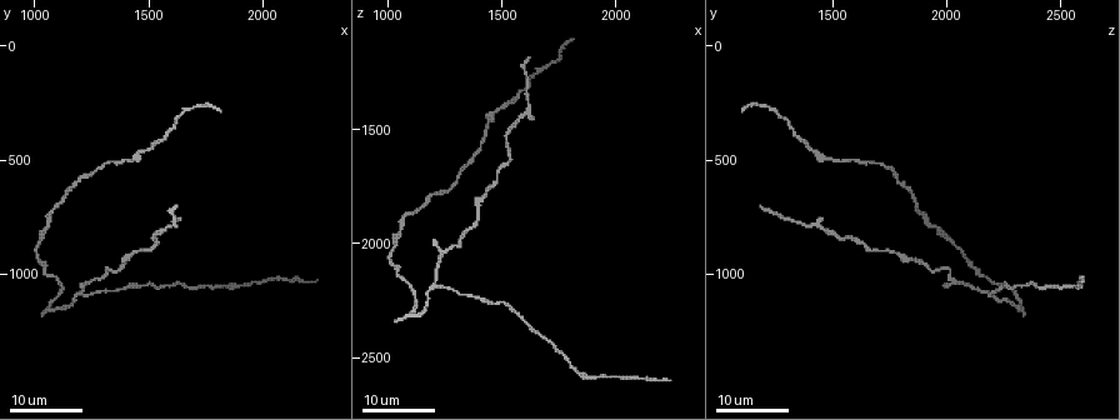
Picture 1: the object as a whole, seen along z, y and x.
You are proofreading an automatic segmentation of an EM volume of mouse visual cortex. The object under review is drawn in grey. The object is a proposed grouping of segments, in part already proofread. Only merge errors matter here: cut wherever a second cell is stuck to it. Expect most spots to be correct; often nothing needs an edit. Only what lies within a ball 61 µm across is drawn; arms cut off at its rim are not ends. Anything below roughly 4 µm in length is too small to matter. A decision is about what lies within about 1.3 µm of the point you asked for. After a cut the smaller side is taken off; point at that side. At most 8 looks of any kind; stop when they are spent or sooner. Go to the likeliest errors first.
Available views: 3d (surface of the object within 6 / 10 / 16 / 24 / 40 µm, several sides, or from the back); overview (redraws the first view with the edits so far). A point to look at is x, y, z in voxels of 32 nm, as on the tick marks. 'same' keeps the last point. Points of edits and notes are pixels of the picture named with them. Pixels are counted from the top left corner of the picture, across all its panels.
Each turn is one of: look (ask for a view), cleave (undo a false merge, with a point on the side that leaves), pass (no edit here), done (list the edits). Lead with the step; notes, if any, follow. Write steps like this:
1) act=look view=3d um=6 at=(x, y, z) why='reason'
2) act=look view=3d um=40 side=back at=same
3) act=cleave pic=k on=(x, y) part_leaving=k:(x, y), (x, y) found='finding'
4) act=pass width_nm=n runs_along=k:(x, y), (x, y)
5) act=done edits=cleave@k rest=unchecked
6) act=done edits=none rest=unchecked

act=look view=3d um=24 at=(1310, 990, 2000) why='sharp bend'

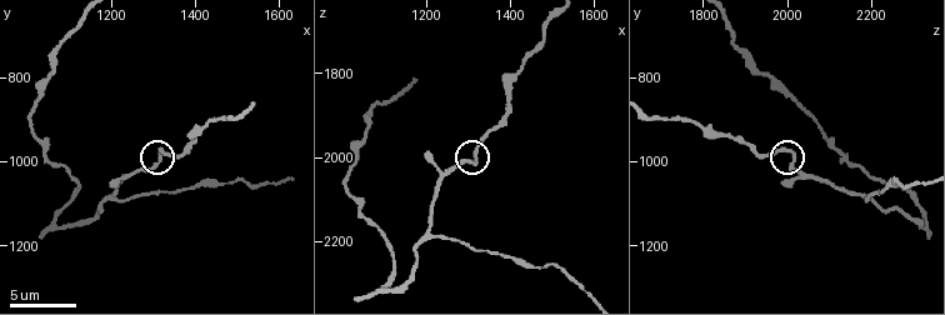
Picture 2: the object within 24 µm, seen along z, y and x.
act=look view=3d um=10 at=(1315, 980, 2015)

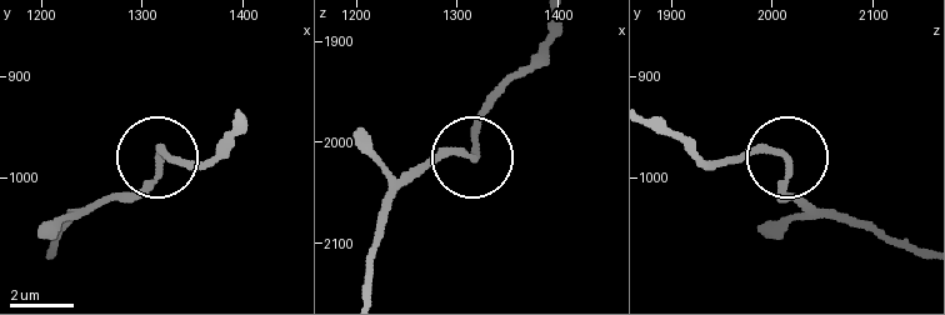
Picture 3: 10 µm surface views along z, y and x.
act=pass width_nm=200 found='continuous, no second cell'

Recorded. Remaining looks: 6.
act=look view=3d um=16 at=(1215, 1090, 2185) why='three arms meet'

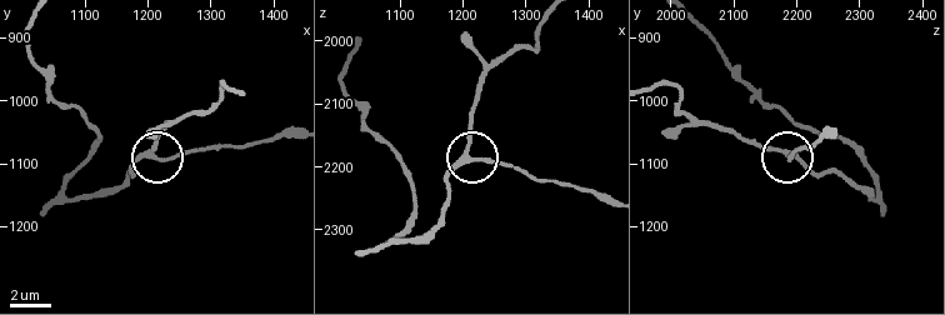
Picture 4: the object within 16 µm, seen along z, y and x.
act=pass side_arm_um=40 arms=3 found='one cell here'

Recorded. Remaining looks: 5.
act=look view=3d um=10 at=(1065, 730, 1885) why='thick turns thin'

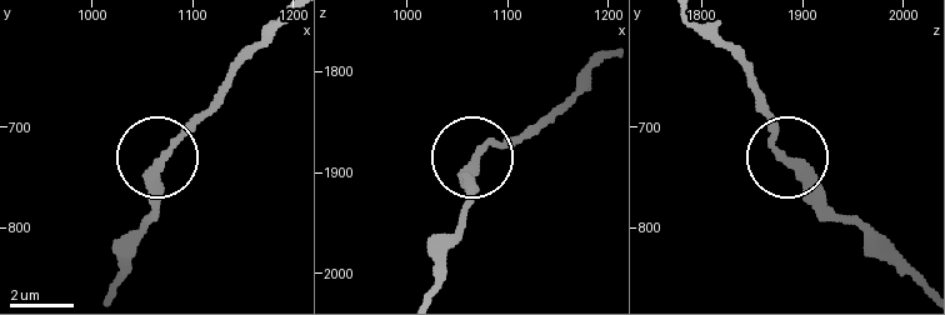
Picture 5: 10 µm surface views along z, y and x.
act=pass found='continuous, no second cell'

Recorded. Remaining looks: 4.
act=look view=3d um=6 at=(1450, 1050, 2265) why='sudden change in width'

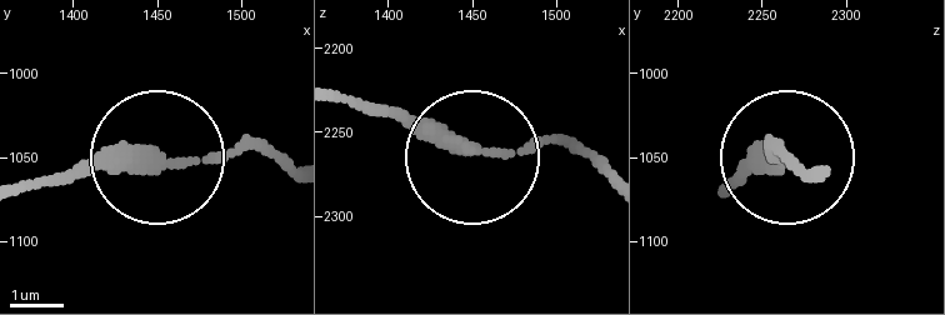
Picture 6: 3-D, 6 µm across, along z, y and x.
act=pass width_nm=280 runs_along=6:(33, 189), (270, 144) found='all the same cell'

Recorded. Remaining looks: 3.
act=done edits=none rest=unchecked

